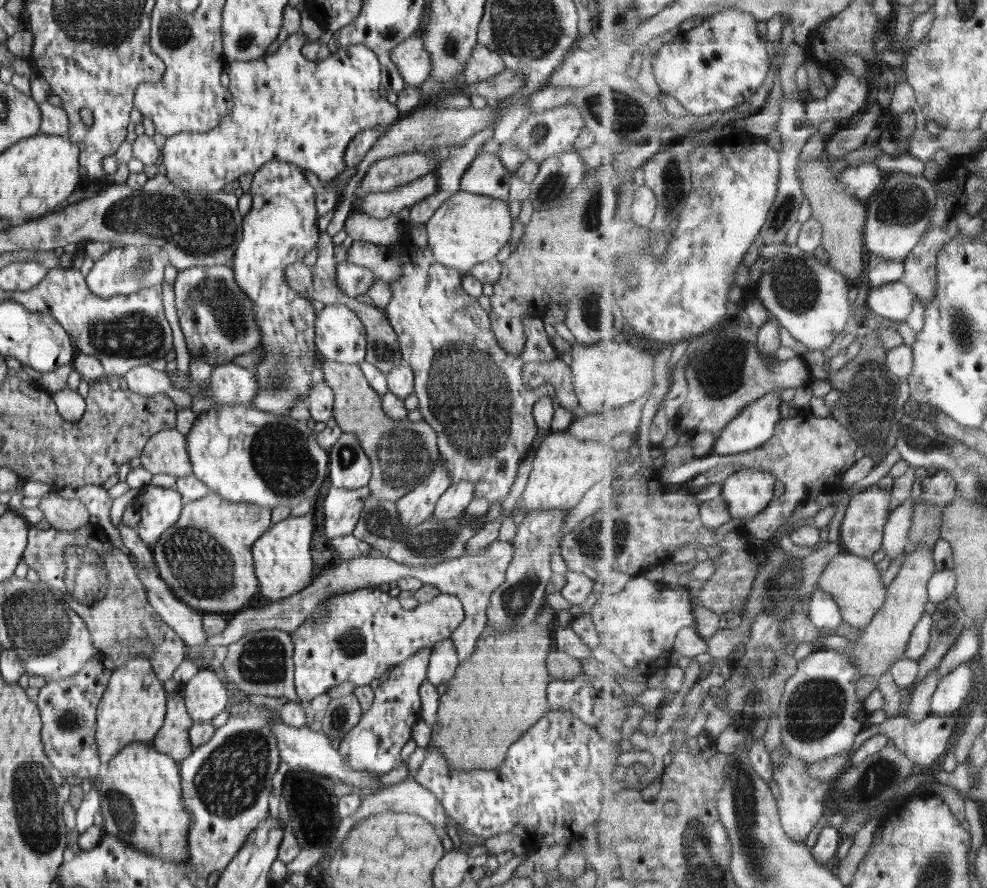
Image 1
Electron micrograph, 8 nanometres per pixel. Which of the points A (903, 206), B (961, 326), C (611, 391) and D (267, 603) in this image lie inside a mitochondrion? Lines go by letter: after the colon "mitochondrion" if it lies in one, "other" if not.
A: mitochondrion
B: mitochondrion
C: other
D: other

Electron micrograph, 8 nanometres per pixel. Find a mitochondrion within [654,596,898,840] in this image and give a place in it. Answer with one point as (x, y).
(816, 707)

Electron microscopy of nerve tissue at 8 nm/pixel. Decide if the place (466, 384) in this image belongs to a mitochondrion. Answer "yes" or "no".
yes

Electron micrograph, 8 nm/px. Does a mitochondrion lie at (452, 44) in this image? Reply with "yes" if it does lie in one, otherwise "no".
yes

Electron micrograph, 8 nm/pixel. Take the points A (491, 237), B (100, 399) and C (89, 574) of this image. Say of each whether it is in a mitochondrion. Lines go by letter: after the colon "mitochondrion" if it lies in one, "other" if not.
A: other
B: other
C: mitochondrion

